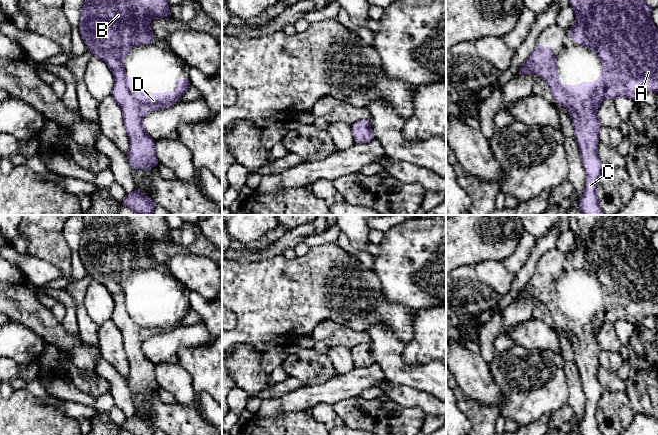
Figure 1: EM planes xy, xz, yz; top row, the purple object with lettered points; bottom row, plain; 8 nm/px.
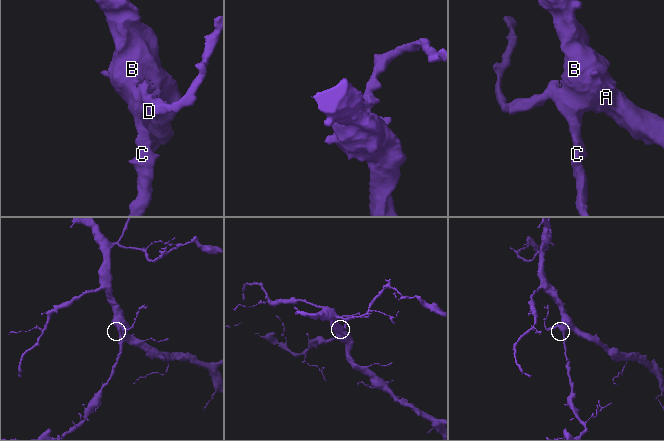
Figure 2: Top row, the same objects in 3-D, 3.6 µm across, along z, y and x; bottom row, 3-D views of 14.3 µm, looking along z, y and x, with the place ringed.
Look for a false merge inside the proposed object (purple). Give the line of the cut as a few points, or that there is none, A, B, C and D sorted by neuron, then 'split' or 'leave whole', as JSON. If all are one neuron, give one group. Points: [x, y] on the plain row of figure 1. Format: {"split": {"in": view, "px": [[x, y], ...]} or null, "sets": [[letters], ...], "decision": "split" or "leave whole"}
{"split": null, "sets": [["A", "B", "C", "D"]], "decision": "leave whole"}

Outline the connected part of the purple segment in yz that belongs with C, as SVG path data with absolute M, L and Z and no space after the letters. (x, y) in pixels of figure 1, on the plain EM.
M569 215L569 227L575 235L576 243L575 248L569 252L570 261L574 267L585 268L597 277L603 288L599 303L592 307L587 307L583 303L581 309L561 309L556 289L557 279L551 278L550 271L542 271L539 268L535 269L532 278L516 299L538 298L549 309L555 325L565 333L571 334L570 341L573 345L575 362L579 368L586 397L585 414L578 425L578 432L581 435L602 435L596 417L599 400L604 392L604 388L597 378L598 357L601 351L596 339L597 333L605 322L614 324L618 320L626 320L635 326L640 326L644 318L658 316L658 253L651 243L652 233L646 227L645 218L641 215Z

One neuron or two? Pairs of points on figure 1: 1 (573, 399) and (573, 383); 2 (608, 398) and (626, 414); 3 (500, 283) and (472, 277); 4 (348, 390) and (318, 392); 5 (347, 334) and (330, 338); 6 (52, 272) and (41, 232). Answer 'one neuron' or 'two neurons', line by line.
1: one neuron
2: one neuron
3: one neuron
4: one neuron
5: one neuron
6: two neurons

